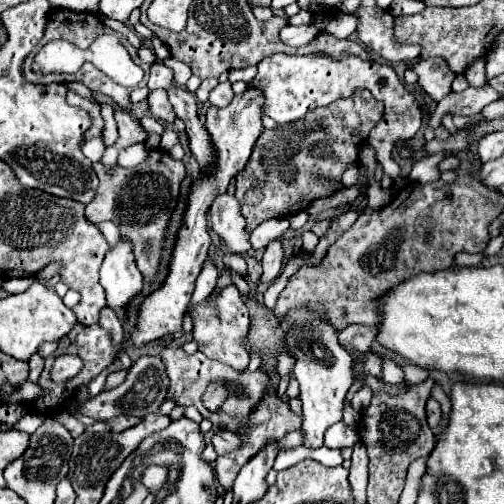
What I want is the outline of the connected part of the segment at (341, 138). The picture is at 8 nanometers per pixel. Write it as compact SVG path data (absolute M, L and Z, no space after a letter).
M355 90L347 98L315 108L301 120L281 124L273 130L263 128L247 166L235 178L235 196L247 220L245 230L253 232L265 220L309 210L313 200L335 194L341 186L341 174L359 160L359 144L381 118L383 104L369 90Z

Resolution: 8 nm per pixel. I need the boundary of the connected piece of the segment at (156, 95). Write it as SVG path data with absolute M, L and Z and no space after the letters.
M153 90L153 92L149 92L147 102L149 102L149 112L151 112L153 118L163 120L165 124L173 124L175 112L173 112L173 108L169 104L169 98L167 98L165 90Z

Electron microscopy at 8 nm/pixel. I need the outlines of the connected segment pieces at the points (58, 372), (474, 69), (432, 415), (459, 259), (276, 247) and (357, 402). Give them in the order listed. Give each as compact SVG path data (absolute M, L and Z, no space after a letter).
M61 354L55 362L53 362L53 368L51 368L51 380L55 384L61 384L61 382L69 382L75 374L81 372L81 358L77 354Z
M487 56L478 58L467 68L465 71L466 79L468 82L472 82L474 87L481 87L487 84L488 80L485 76L485 66L487 64Z
M429 398L429 402L427 402L427 420L429 420L429 428L435 432L439 426L439 420L441 420L441 408L435 398Z
M457 254L455 256L455 262L459 264L459 266L479 266L481 264L481 260L485 258L485 254Z
M271 242L263 254L263 282L271 282L283 266L283 246L281 242Z
M364 386L359 390L351 400L353 408L359 412L368 407L373 394L368 386Z

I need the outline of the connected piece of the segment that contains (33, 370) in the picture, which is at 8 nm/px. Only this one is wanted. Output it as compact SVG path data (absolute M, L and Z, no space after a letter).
M33 354L27 364L29 364L29 378L27 378L27 382L37 382L39 374L43 370L43 358L39 354Z

